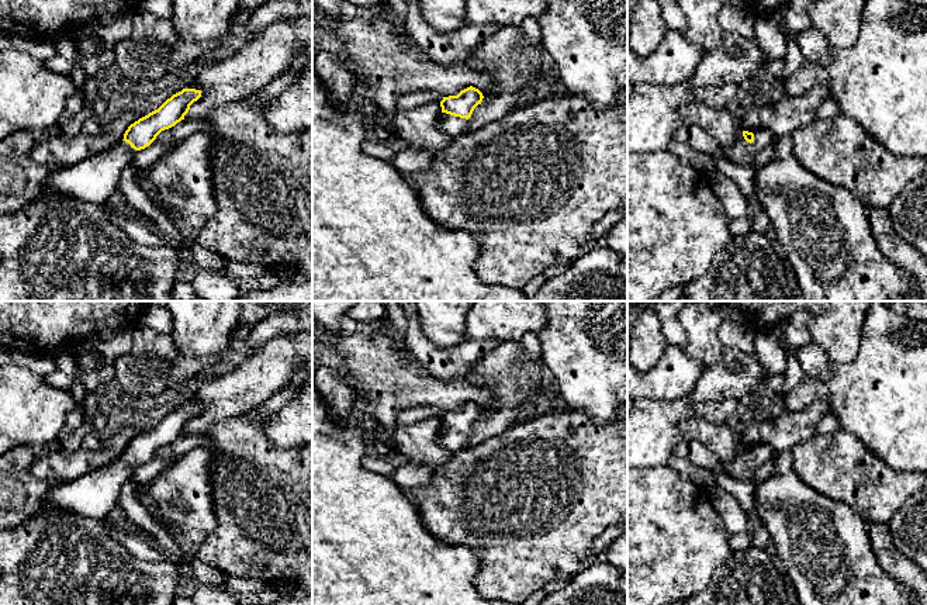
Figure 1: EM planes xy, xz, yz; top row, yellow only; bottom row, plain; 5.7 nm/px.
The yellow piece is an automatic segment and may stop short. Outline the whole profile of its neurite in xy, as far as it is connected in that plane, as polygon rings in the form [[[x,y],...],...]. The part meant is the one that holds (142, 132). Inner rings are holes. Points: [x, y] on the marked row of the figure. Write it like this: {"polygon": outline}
{"polygon": [[[183,89],[167,98],[158,110],[131,124],[125,131],[122,141],[128,142],[135,151],[145,149],[162,131],[169,129],[184,120],[190,106],[200,97],[200,90]]]}

